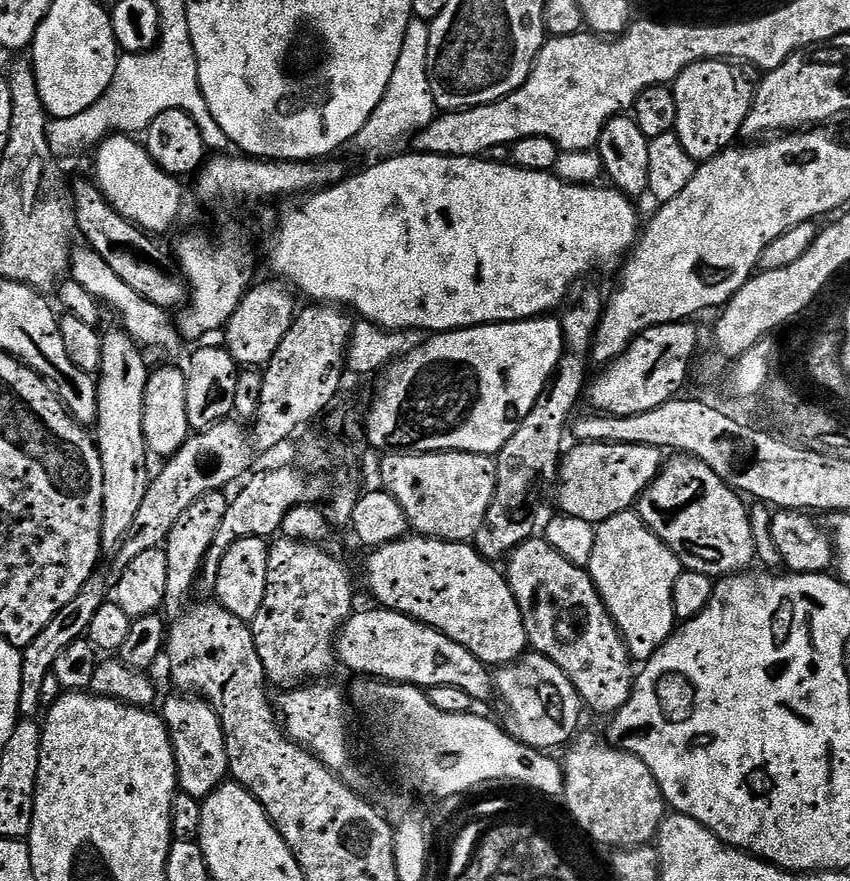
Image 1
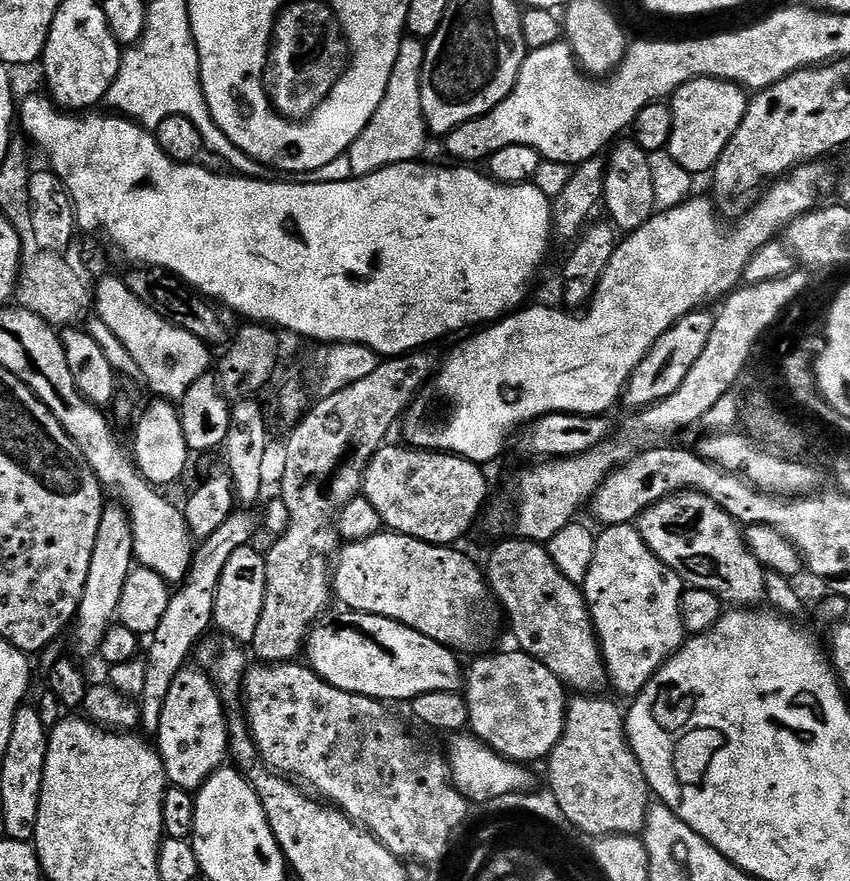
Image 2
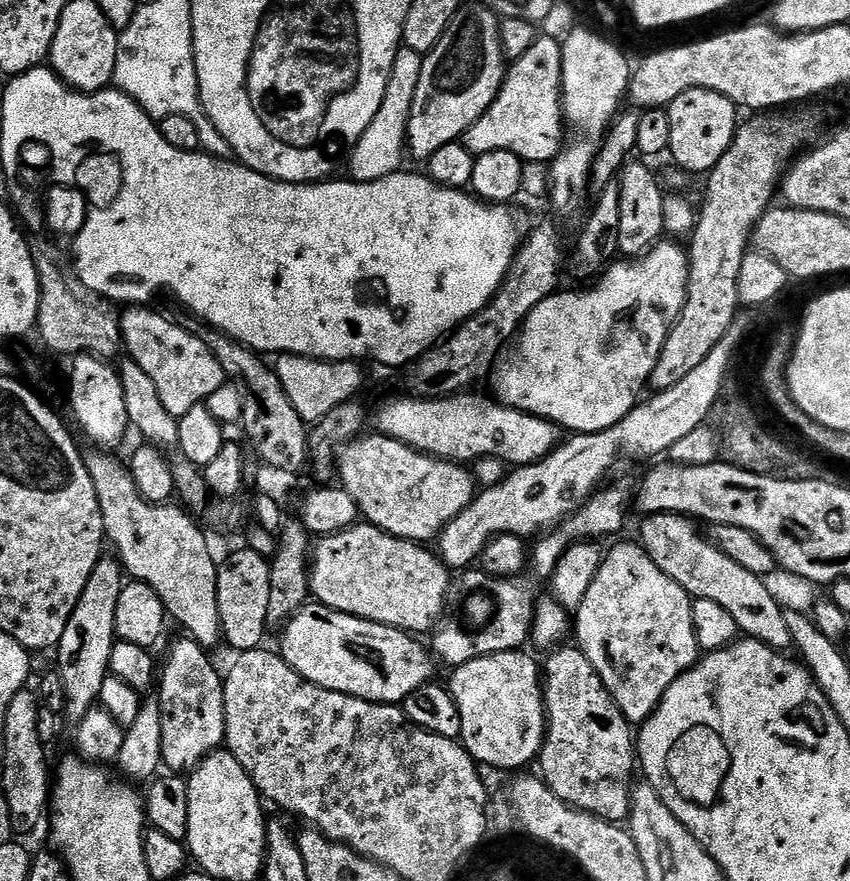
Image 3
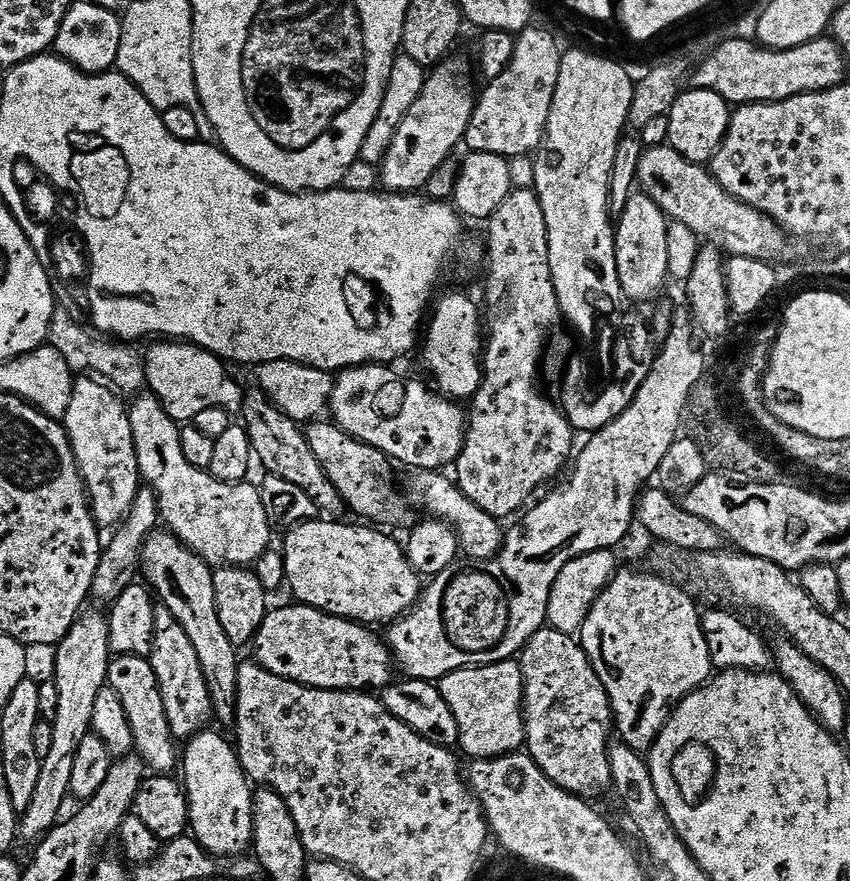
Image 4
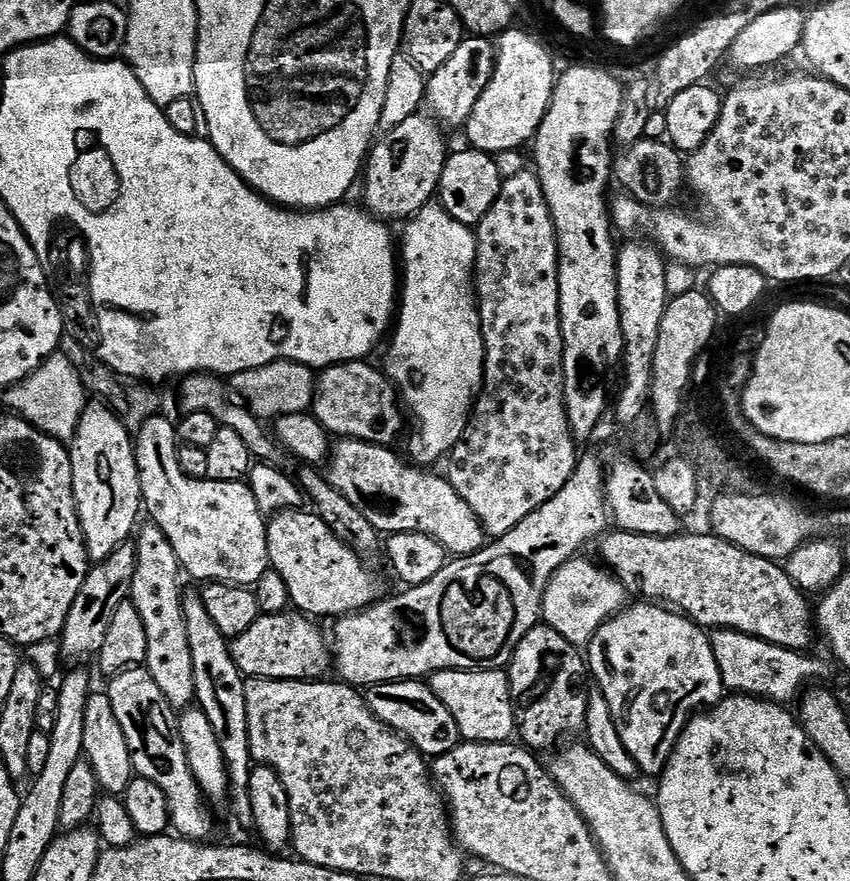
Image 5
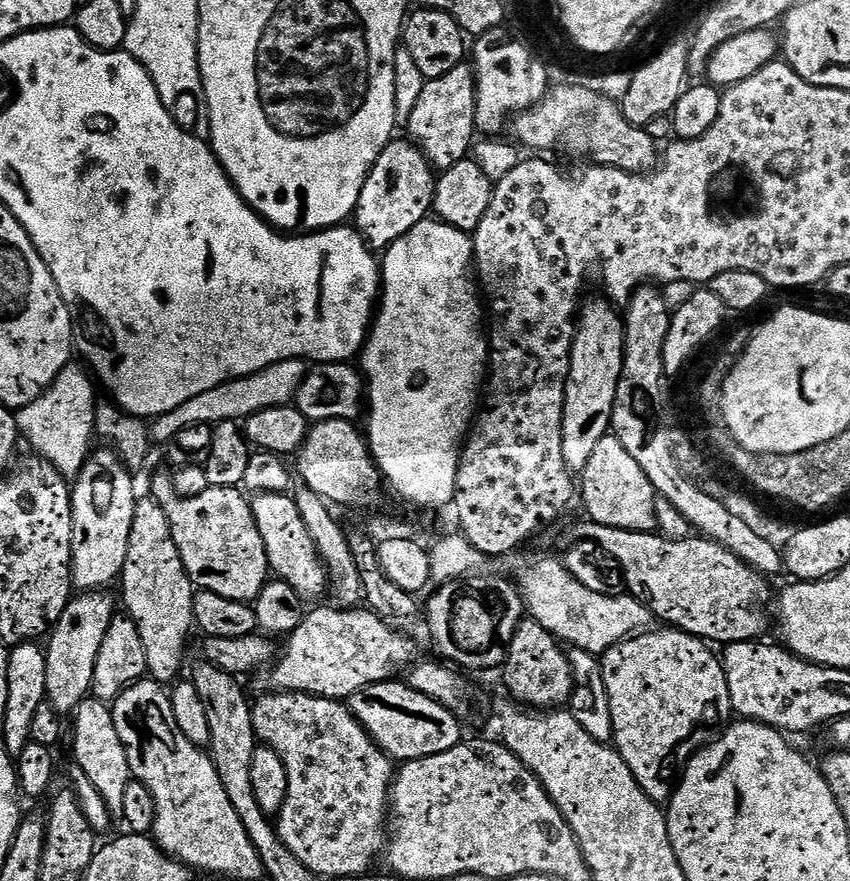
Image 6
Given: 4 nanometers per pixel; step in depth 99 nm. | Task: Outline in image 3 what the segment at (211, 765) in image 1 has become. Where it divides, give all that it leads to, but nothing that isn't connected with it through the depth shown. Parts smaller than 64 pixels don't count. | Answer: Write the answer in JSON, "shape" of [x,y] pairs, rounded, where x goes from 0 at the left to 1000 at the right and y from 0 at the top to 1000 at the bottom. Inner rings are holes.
{"shape":[[[215,724],[202,736],[186,767],[191,867],[199,877],[224,879],[264,844],[266,806],[264,767],[249,755],[246,741],[232,726]]]}

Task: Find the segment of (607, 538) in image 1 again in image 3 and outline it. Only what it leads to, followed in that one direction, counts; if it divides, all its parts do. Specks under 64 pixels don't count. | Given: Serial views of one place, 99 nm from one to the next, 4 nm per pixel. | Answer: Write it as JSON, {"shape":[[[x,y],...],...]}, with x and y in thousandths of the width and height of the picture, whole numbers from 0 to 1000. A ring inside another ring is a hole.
{"shape":[[[745,615],[745,617],[725,617],[720,623],[711,627],[711,637],[704,642],[704,652],[699,652],[699,661],[694,661],[694,670],[689,670],[689,679],[685,679],[681,690],[676,691],[675,722],[678,717],[679,726],[676,730],[682,739],[689,742],[689,747],[694,747],[694,756],[699,756],[699,760],[704,760],[704,770],[708,770],[713,783],[718,783],[722,797],[729,802],[739,821],[745,824],[756,822],[765,815],[765,810],[769,810],[769,806],[779,797],[786,780],[805,763],[812,762],[826,743],[821,729],[816,724],[814,683],[815,678],[811,677],[808,670],[798,665],[798,661],[793,661],[793,656],[779,652],[779,647],[774,647],[774,642],[765,633],[762,625],[752,616]]]}

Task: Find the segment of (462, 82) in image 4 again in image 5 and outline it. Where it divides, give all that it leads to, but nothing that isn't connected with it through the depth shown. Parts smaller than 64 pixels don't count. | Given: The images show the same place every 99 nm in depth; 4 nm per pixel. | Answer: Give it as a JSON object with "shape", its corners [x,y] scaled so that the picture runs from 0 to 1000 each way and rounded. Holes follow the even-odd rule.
{"shape":[[[491,129],[478,134],[468,148],[451,151],[439,162],[426,200],[427,230],[432,240],[453,252],[475,252],[516,219],[520,193],[529,176],[529,167],[521,152],[519,142],[507,131]]]}

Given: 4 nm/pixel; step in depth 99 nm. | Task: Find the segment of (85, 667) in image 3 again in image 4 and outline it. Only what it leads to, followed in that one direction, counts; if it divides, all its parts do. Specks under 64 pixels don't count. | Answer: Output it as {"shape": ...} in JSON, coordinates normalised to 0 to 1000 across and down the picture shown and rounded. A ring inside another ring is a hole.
{"shape":[[[100,694],[87,706],[87,711],[65,732],[66,764],[64,771],[68,779],[68,815],[61,818],[64,843],[59,856],[49,859],[49,879],[45,879],[45,892],[40,896],[40,907],[21,931],[21,949],[25,955],[46,955],[53,947],[66,939],[72,930],[71,921],[75,917],[75,907],[82,904],[82,877],[87,869],[87,856],[96,847],[96,838],[108,831],[111,815],[111,792],[127,774],[129,737],[127,733],[126,698]]]}

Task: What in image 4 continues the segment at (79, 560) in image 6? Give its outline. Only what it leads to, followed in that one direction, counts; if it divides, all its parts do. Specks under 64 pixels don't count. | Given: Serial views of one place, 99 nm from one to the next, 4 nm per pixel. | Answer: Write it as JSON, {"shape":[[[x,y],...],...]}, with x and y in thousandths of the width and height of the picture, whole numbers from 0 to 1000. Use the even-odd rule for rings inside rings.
{"shape":[[[106,427],[91,428],[82,452],[82,465],[78,465],[73,478],[80,501],[85,503],[89,528],[94,530],[99,556],[108,573],[108,587],[118,597],[140,596],[154,581],[160,558],[167,553],[151,463],[135,447],[139,448],[121,432]]]}

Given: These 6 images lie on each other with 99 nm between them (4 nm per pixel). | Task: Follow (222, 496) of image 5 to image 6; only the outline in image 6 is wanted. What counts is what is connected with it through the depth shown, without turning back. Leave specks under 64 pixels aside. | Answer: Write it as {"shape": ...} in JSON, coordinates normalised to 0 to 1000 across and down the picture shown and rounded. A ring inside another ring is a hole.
{"shape":[[[196,535],[180,543],[176,563],[195,579],[205,620],[209,620],[214,642],[227,664],[261,674],[261,679],[300,682],[316,657],[318,646],[293,564],[282,554],[245,554],[228,565],[211,563]]]}

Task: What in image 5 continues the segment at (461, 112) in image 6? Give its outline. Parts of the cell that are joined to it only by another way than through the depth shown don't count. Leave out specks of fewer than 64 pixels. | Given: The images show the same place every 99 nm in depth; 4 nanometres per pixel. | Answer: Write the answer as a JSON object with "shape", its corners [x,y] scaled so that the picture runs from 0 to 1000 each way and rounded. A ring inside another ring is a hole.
{"shape":[[[552,40],[539,52],[539,57],[534,57],[534,62],[521,75],[515,75],[513,82],[502,87],[502,126],[524,146],[545,146],[549,142],[553,129],[558,129],[558,120],[562,111],[567,111],[567,102],[576,98],[576,89],[581,89],[582,79],[584,50],[573,41]]]}

